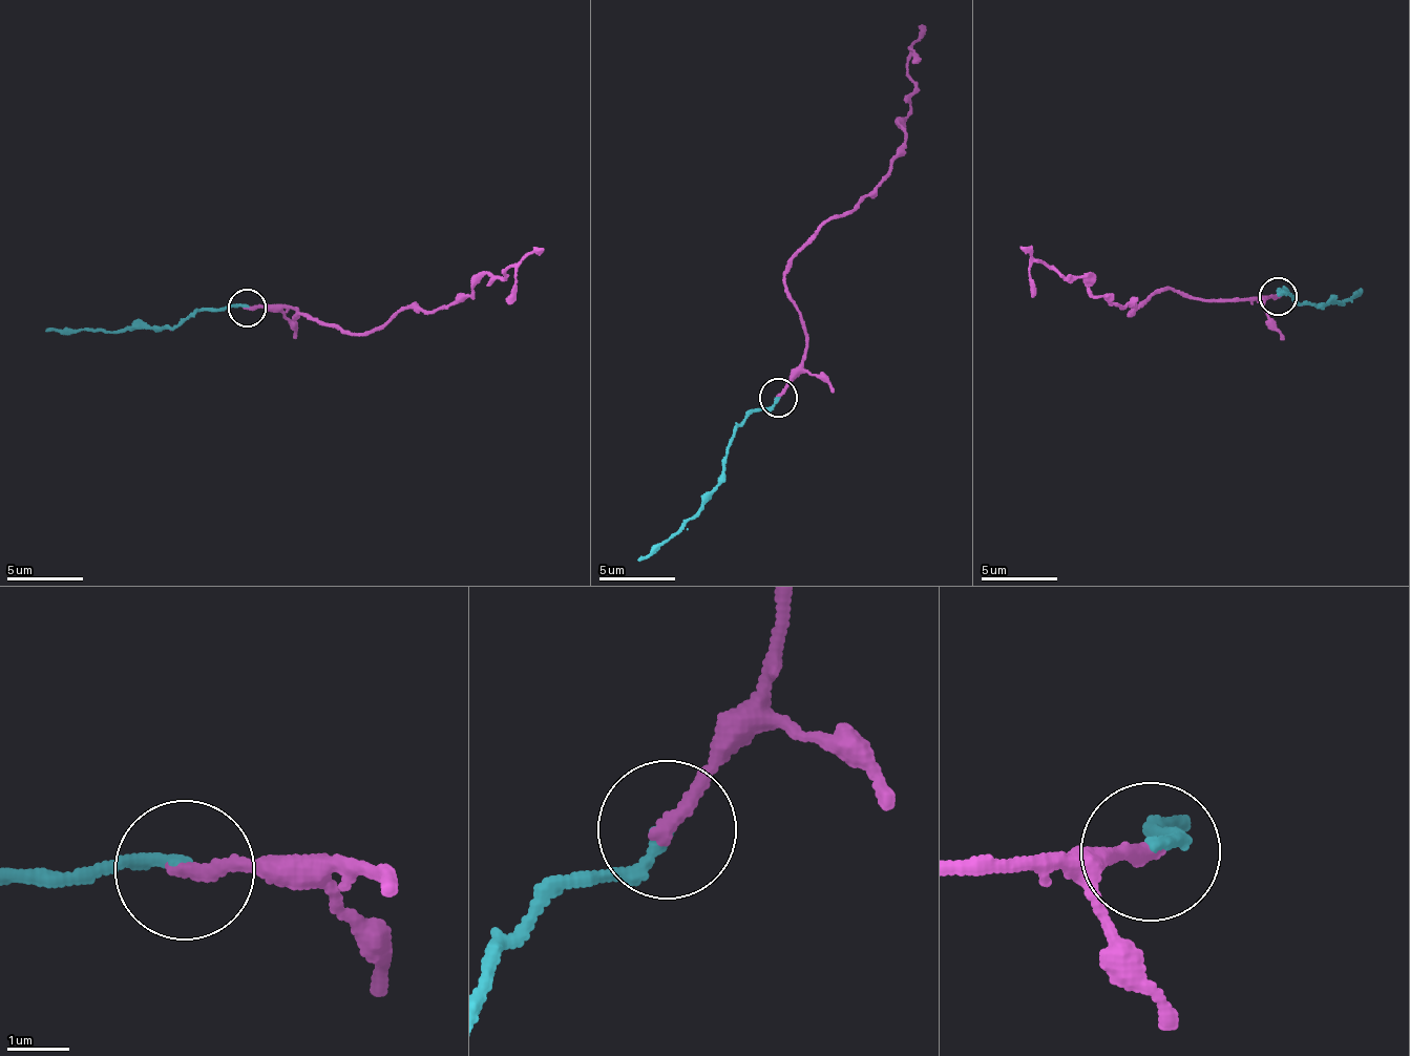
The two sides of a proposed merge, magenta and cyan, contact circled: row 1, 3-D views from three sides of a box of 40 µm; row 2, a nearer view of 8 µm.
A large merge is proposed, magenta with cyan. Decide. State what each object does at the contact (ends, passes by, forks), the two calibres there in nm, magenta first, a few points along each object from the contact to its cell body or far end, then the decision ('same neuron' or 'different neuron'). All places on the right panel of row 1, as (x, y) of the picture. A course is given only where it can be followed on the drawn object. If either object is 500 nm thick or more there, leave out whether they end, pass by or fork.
magenta ends; cyan ends; calibres 240 and 190 nm; course magenta (1279, 297), (1154, 290), (1135, 316), (1133, 300), (1097, 297), (1087, 275), (1036, 264), (1032, 294); course cyan (1279, 297), (1281, 287), (1301, 304), (1318, 305), (1351, 296), (1363, 288); same neuron

